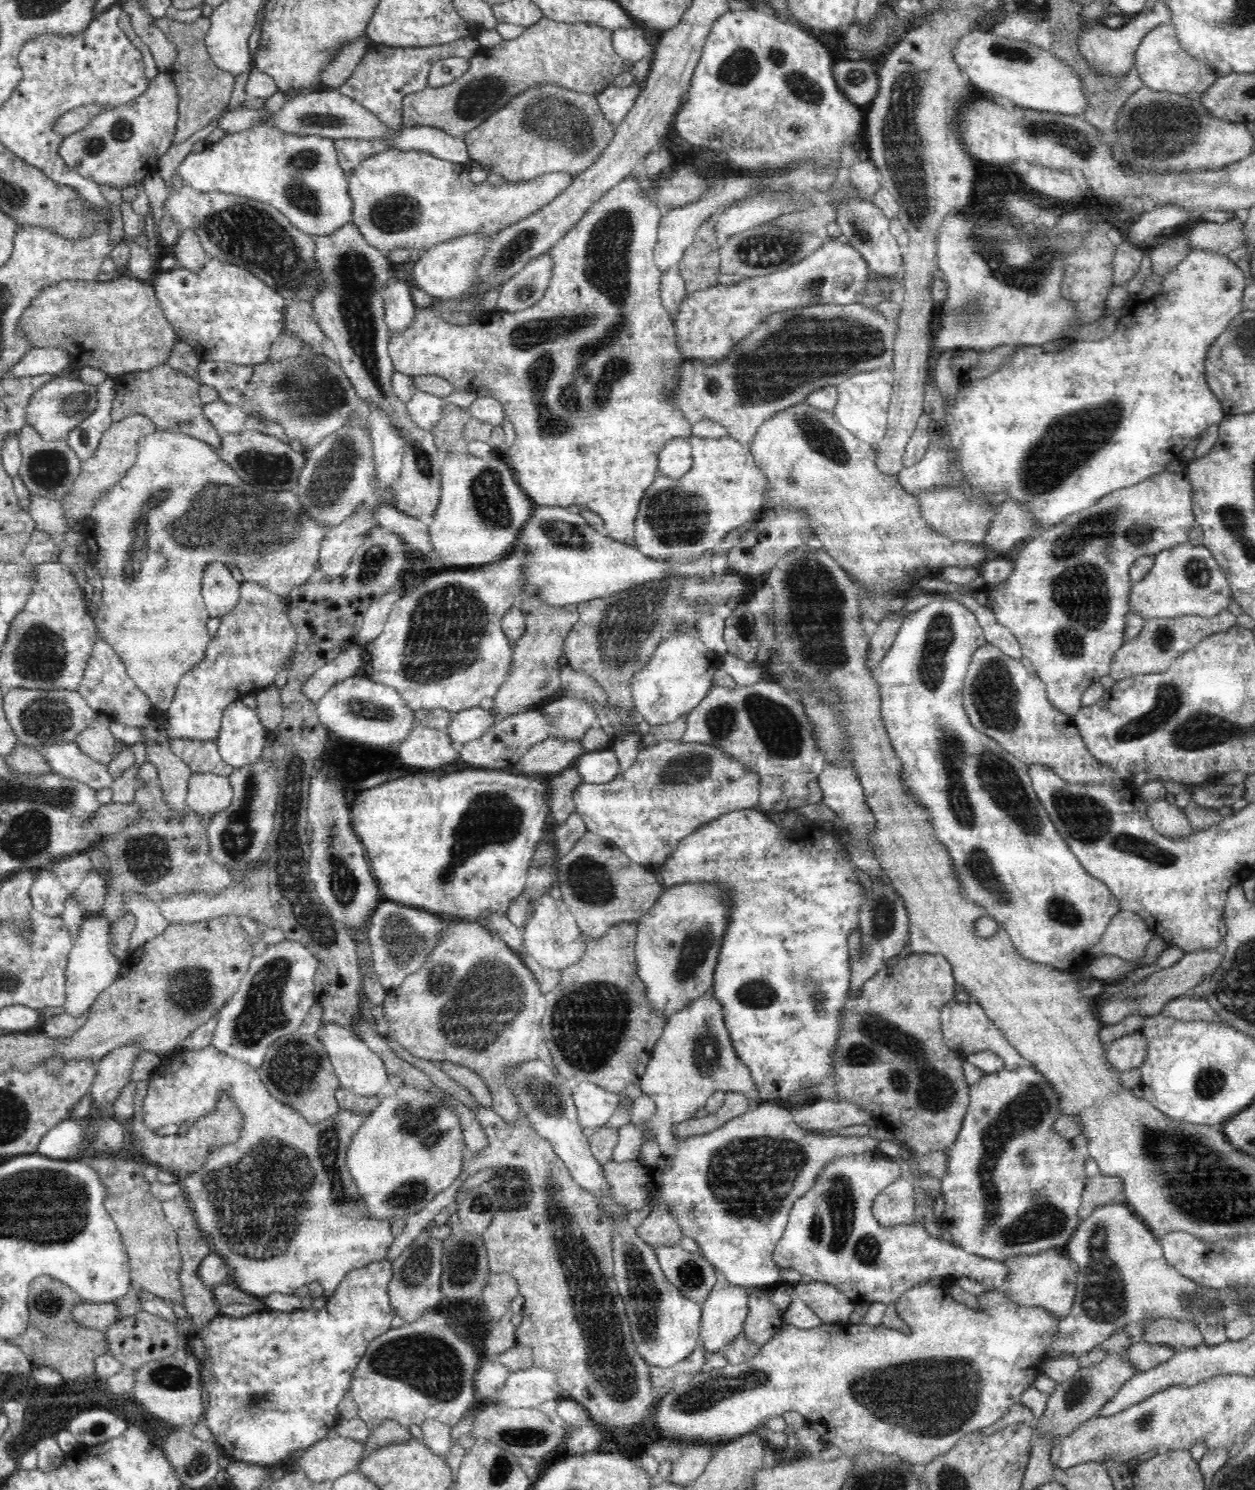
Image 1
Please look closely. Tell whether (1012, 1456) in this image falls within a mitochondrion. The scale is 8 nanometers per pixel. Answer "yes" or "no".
no

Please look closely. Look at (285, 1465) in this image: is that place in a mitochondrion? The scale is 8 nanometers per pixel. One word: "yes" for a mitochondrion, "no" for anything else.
no

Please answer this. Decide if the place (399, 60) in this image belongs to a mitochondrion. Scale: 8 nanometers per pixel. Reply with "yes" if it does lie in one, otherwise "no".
no

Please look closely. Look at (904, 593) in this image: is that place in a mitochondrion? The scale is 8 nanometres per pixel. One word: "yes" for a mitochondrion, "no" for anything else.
no

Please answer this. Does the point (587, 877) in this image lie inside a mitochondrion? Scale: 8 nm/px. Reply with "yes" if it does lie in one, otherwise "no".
yes

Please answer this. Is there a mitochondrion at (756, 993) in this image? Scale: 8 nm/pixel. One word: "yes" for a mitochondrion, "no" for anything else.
yes

